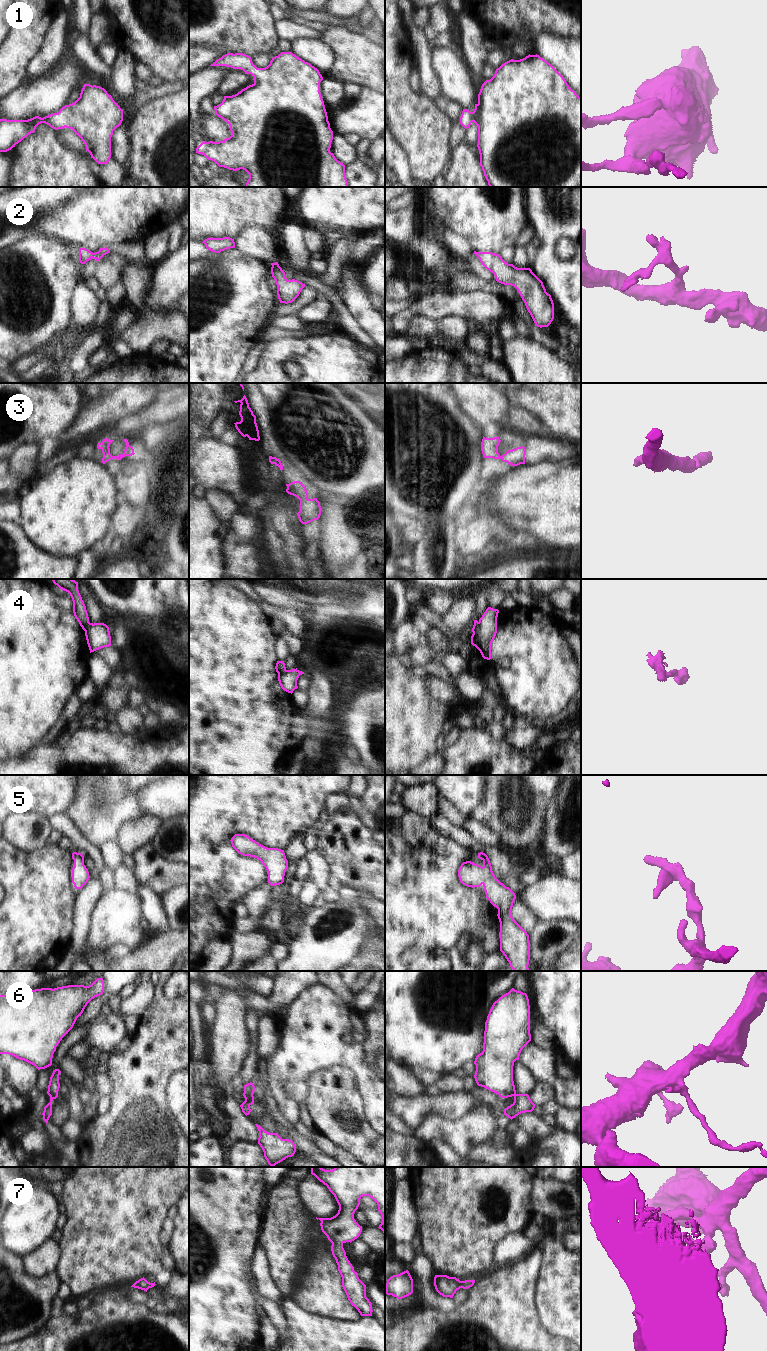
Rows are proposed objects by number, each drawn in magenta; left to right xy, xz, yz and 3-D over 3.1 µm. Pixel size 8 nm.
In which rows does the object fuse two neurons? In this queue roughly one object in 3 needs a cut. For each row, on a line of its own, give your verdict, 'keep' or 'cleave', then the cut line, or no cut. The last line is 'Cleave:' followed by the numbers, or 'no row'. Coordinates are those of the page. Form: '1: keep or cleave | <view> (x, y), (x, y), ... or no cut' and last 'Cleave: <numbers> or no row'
1: keep | no cut
2: keep | no cut
3: keep | no cut
4: cleave | xz (286, 670), (278, 674)
5: keep | no cut
6: cleave | xz (245, 1099), (251, 1104)
7: keep | no cut
Cleave: 4, 6

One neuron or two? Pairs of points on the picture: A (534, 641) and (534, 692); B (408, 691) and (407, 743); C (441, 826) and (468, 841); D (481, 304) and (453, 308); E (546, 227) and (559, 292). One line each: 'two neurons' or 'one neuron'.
A: one neuron
B: one neuron
C: one neuron
D: one neuron
E: one neuron

